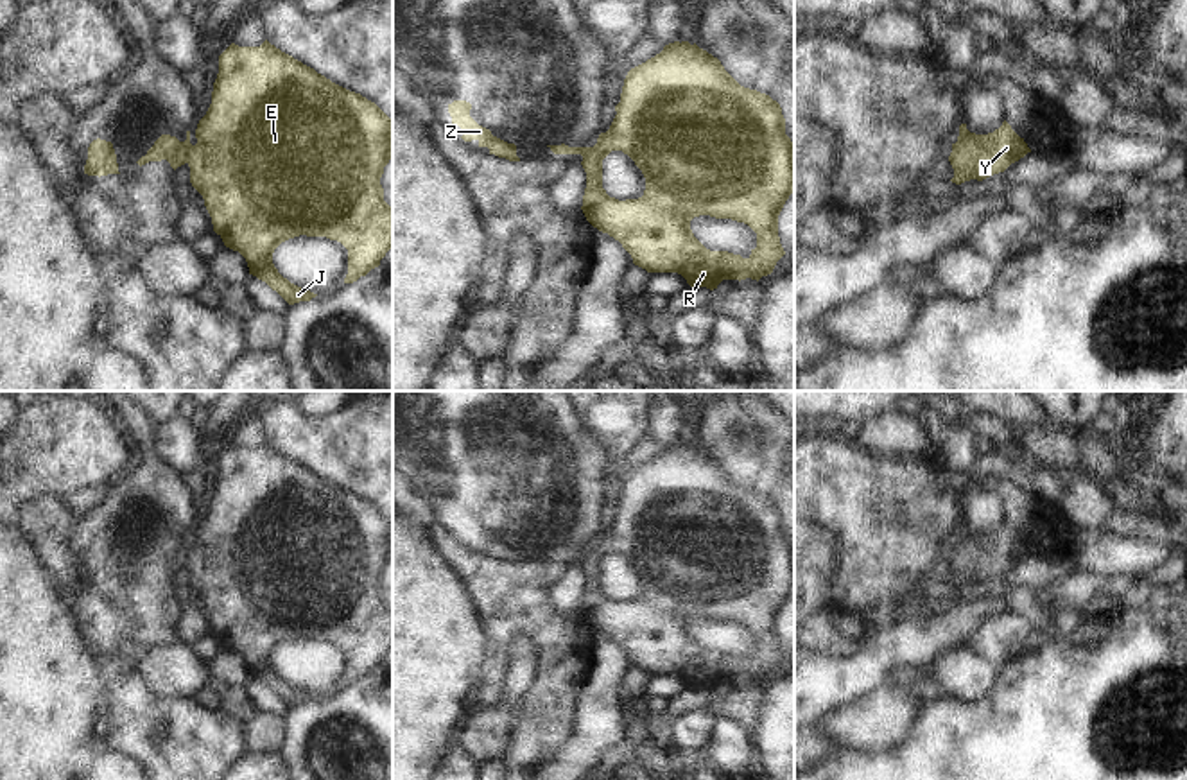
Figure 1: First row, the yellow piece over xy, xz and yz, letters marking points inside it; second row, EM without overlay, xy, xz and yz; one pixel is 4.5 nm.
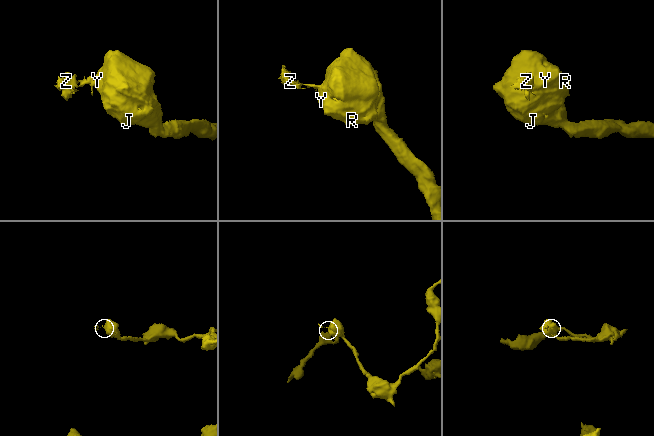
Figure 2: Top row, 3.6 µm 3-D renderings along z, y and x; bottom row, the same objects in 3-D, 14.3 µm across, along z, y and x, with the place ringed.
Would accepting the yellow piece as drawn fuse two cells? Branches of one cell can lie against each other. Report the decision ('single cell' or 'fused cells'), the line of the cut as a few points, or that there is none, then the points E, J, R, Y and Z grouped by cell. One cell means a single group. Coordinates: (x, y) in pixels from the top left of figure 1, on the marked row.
fused cells; cut in xy along (190, 144), (185, 162); E J R Y / Z

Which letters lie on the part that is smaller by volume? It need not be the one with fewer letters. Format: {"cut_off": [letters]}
{"cut_off": ["Z"]}

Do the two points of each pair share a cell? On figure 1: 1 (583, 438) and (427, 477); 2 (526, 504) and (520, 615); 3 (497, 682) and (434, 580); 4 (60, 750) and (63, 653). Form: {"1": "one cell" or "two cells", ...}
{"1": "one cell", "2": "two cells", "3": "two cells", "4": "one cell"}

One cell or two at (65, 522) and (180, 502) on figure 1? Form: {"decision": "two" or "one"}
{"decision": "two"}

